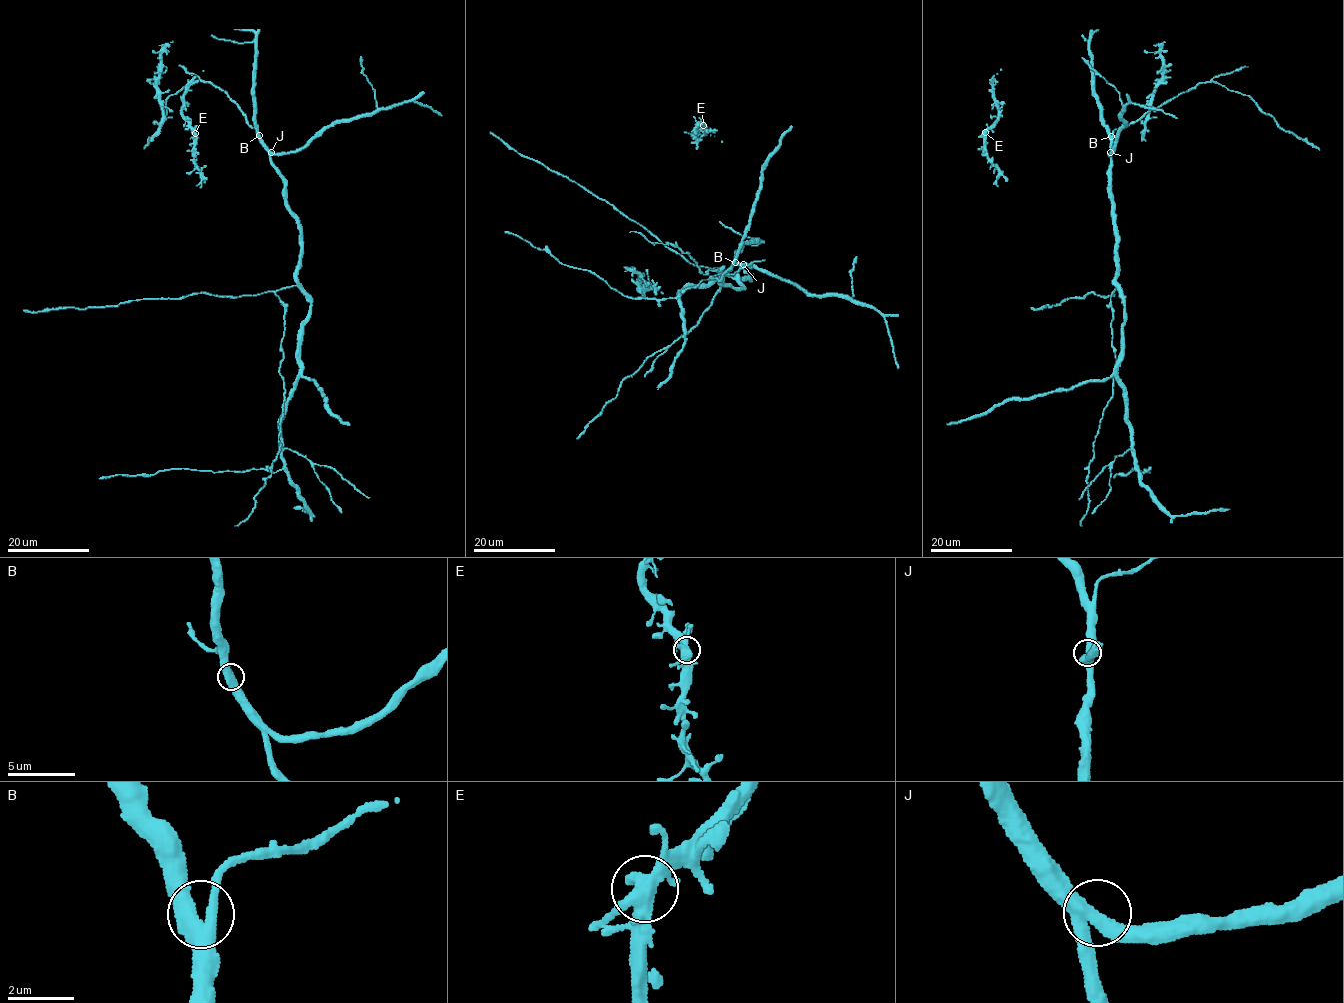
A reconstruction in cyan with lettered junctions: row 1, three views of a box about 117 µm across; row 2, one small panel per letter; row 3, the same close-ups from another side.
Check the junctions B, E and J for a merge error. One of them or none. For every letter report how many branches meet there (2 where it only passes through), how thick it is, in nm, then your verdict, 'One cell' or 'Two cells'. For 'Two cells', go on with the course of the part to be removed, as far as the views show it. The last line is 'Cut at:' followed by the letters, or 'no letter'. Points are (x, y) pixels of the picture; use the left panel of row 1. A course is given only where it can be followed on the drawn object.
B: Branches: 3. Thickness 460 nm. One cell
E: Branches: 3. Thickness 440 nm. One cell
J: Branches: 3. Thickness 400 nm. One cell
Cut at: no letter

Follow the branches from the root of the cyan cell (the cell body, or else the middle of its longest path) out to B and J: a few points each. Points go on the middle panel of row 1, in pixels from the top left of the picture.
B: (753, 276), (746, 270), (749, 267), (735, 262)
J: (753, 276), (746, 270), (750, 268), (742, 266), (743, 264)

